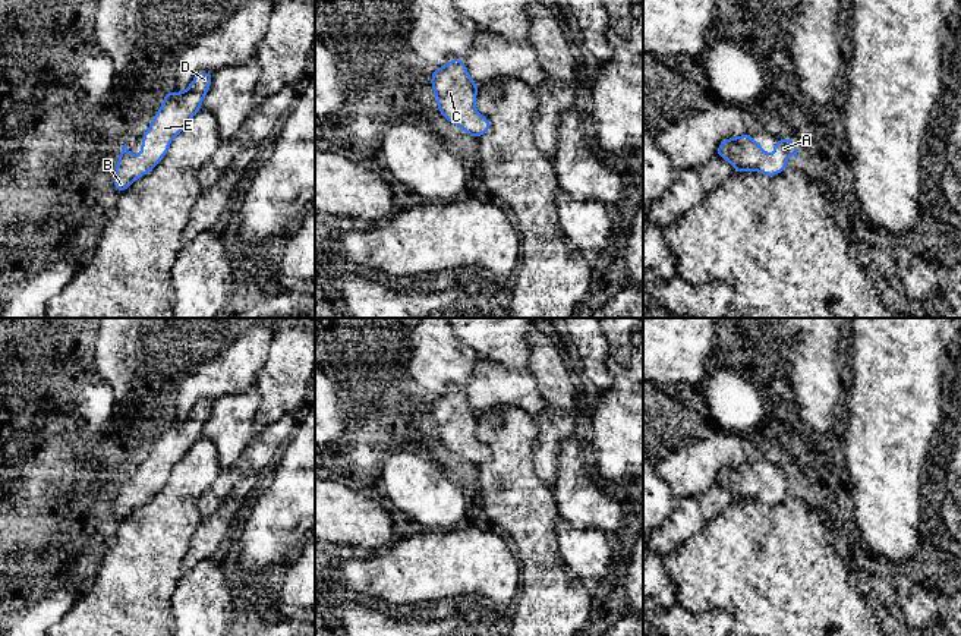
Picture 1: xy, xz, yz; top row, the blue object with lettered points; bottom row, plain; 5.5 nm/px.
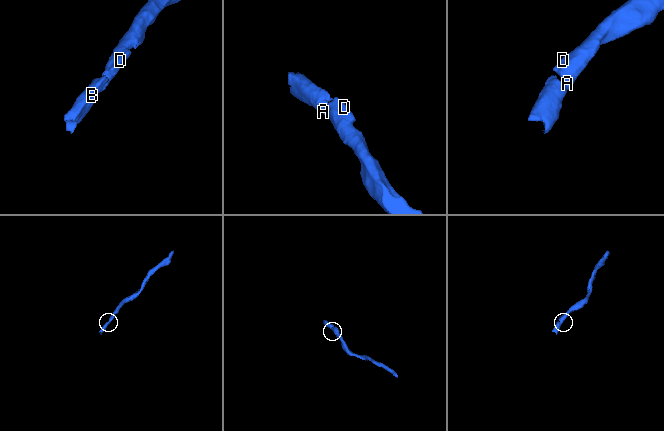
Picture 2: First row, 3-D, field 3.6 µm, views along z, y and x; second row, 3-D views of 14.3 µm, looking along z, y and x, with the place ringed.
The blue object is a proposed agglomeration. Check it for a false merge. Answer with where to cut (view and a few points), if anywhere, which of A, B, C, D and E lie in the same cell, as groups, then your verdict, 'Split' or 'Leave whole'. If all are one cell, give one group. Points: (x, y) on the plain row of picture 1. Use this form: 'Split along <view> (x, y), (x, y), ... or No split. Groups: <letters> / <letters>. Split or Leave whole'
No split. Groups: A B C D E. Leave whole

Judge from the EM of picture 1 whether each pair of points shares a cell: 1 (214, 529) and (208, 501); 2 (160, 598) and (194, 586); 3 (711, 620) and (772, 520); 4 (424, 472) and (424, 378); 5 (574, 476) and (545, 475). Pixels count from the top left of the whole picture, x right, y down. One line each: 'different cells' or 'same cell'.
1: different cells
2: different cells
3: different cells
4: different cells
5: different cells

